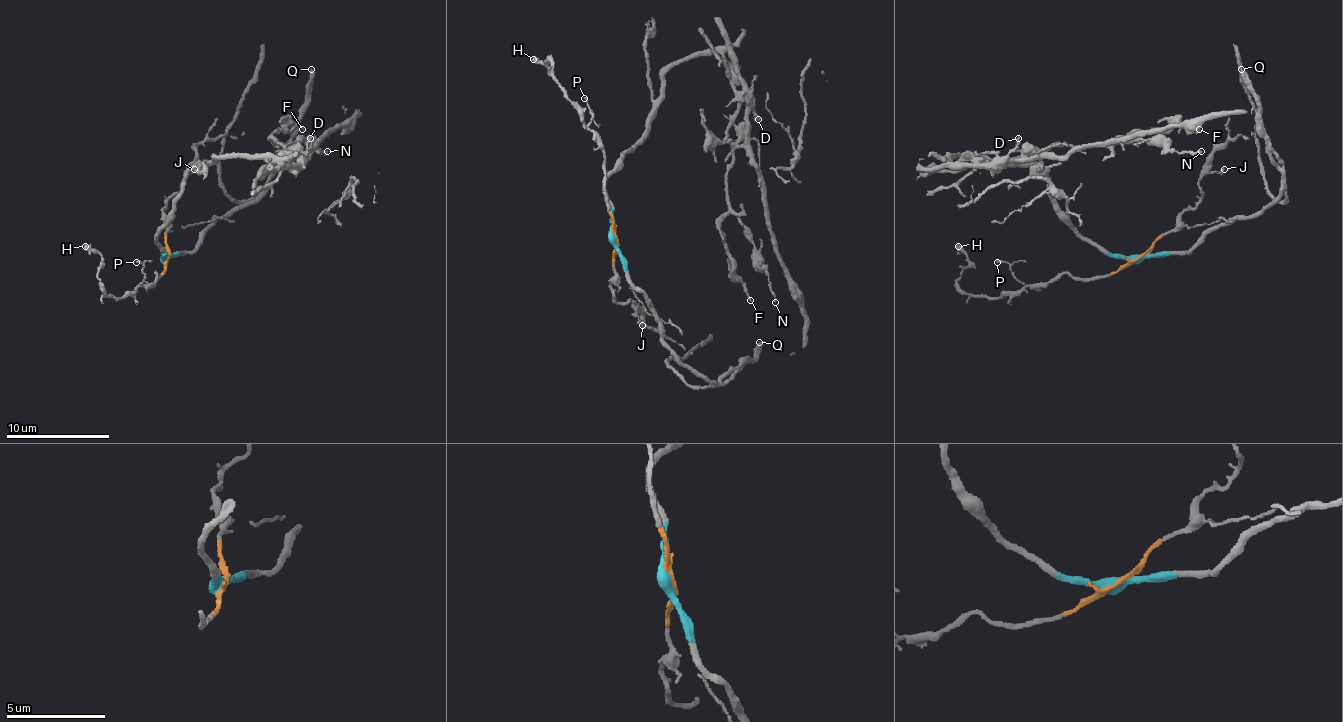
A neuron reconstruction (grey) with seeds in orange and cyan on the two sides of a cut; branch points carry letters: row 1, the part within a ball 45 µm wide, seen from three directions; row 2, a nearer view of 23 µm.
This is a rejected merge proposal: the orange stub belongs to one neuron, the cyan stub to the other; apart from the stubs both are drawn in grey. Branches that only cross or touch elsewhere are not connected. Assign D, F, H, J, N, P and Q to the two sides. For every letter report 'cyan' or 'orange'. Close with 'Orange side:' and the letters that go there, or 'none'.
D: cyan
F: cyan
H: orange
J: orange
N: cyan
P: orange
Q: cyan
Orange side: H, J, P

